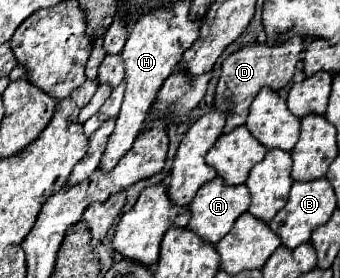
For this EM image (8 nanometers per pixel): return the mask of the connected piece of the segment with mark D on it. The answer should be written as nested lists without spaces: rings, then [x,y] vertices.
[[[295,36],[289,42],[281,44],[281,46],[267,46],[267,44],[253,44],[253,46],[245,46],[237,52],[233,52],[225,62],[223,62],[223,70],[221,70],[221,80],[217,84],[217,92],[215,92],[215,108],[225,112],[227,116],[227,124],[223,128],[223,134],[231,132],[237,126],[243,126],[247,120],[247,112],[249,106],[253,102],[253,98],[259,94],[259,90],[263,86],[271,88],[271,90],[281,90],[285,88],[295,72],[295,64],[299,60],[299,54],[303,50],[303,38]]]

